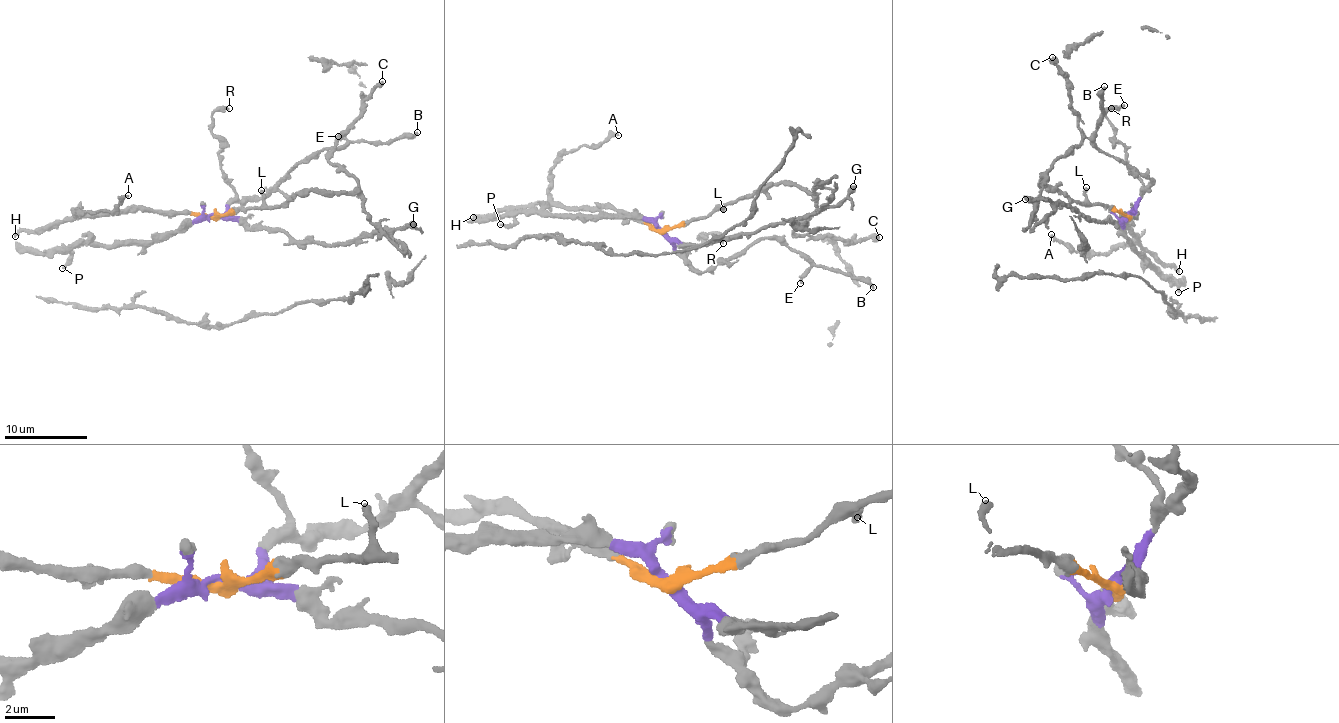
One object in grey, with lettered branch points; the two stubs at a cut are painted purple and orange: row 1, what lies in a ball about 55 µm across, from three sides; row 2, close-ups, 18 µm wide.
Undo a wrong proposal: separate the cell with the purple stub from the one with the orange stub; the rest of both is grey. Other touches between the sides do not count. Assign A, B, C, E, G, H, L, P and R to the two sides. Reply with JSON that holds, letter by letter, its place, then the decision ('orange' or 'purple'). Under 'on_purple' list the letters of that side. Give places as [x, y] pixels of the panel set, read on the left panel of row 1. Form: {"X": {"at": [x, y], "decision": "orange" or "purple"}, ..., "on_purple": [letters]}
{"A": {"at": [128, 195], "decision": "orange"}, "B": {"at": [417, 132], "decision": "purple"}, "C": {"at": [382, 81], "decision": "orange"}, "E": {"at": [338, 136], "decision": "purple"}, "G": {"at": [413, 224], "decision": "purple"}, "H": {"at": [15, 236], "decision": "orange"}, "L": {"at": [261, 190], "decision": "orange"}, "P": {"at": [62, 268], "decision": "purple"}, "R": {"at": [229, 108], "decision": "purple"}, "on_purple": ["B", "E", "G", "P", "R"]}

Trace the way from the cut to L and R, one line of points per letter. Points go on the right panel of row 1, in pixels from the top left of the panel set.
L: (1129, 214), (1090, 203), (1085, 194), (1086, 187)
R: (1129, 214), (1143, 181), (1128, 167), (1126, 149), (1116, 140), (1114, 124), (1106, 116), (1111, 108)

